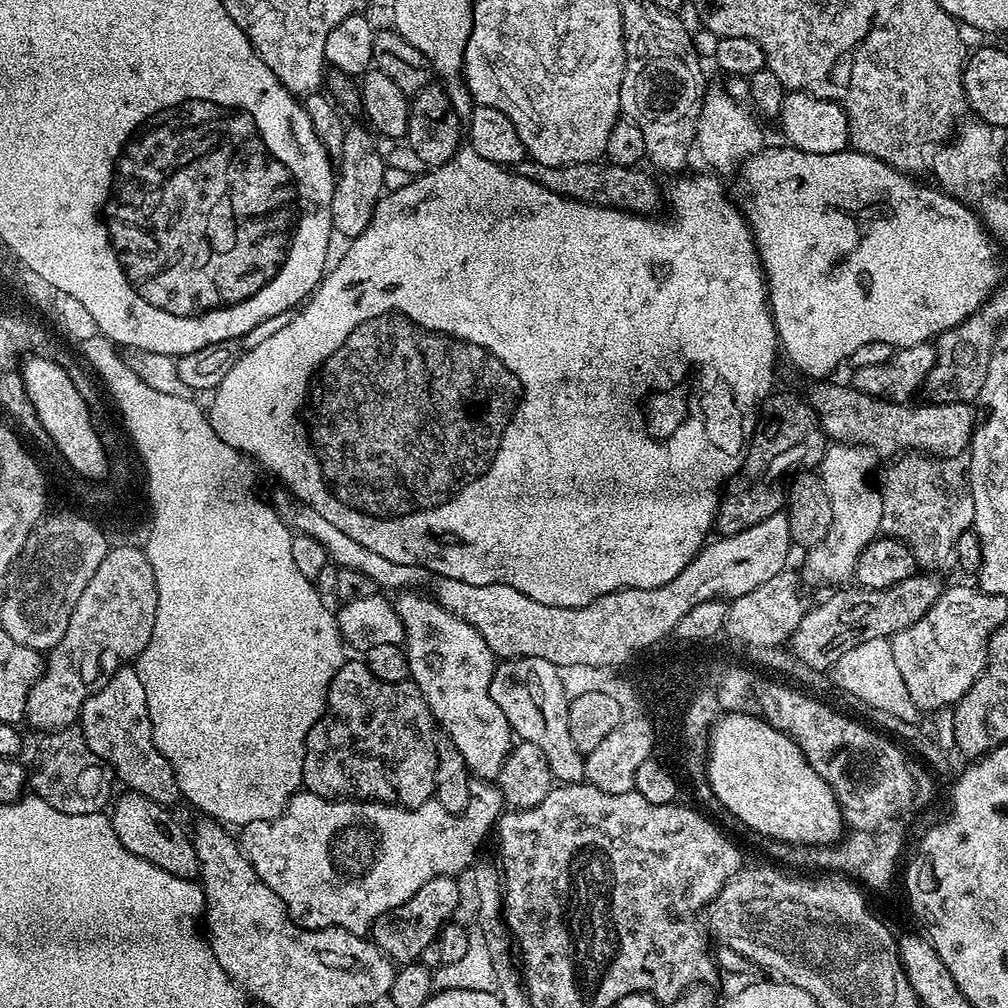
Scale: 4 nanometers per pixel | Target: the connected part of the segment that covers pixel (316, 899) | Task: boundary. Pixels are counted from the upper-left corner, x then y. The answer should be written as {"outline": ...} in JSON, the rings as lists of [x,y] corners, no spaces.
{"outline":[[[479,778],[470,782],[468,805],[459,814],[446,810],[434,798],[417,808],[406,808],[359,798],[329,798],[301,790],[291,796],[281,816],[243,825],[242,847],[258,878],[282,898],[292,921],[301,928],[341,928],[364,934],[382,914],[402,906],[430,878],[456,878],[463,868],[471,869],[480,843],[488,832],[490,836],[505,808],[499,787]]]}

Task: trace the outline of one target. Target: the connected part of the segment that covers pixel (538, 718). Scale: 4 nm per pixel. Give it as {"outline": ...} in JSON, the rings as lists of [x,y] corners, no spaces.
{"outline":[[[501,659],[496,665],[496,673],[490,686],[490,696],[498,702],[498,710],[506,714],[506,722],[514,729],[520,740],[529,740],[546,754],[550,762],[553,781],[560,784],[582,784],[584,778],[585,753],[574,746],[570,738],[568,721],[568,700],[560,684],[532,684],[536,680],[537,665],[531,660]]]}

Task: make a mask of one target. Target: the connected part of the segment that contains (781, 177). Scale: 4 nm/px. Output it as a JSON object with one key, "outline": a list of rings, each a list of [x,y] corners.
{"outline":[[[766,146],[740,165],[735,177],[734,200],[743,212],[744,219],[748,221],[748,227],[752,229],[756,251],[760,253],[760,267],[764,269],[768,285],[768,306],[772,309],[772,321],[776,323],[776,335],[782,345],[783,355],[784,352],[788,355],[789,362],[798,371],[805,372],[808,376],[820,376],[816,378],[831,377],[828,375],[840,363],[843,365],[854,350],[870,342],[886,342],[896,350],[929,343],[941,332],[961,324],[967,316],[973,316],[989,299],[990,293],[997,287],[996,275],[1000,272],[999,262],[992,260],[997,249],[984,225],[980,223],[979,216],[967,204],[939,187],[927,188],[924,184],[915,184],[911,175],[899,172],[878,158],[855,150],[834,154],[806,154],[791,146],[783,147]]]}

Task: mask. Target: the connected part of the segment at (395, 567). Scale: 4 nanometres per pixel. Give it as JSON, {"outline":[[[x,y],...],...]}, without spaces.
{"outline":[[[280,490],[276,500],[274,499],[274,507],[276,513],[284,519],[284,525],[293,533],[318,538],[318,542],[322,542],[322,546],[328,552],[329,561],[335,564],[337,569],[358,570],[358,574],[366,574],[366,578],[374,578],[377,589],[396,594],[401,590],[420,586],[424,576],[426,577],[425,569],[420,568],[417,564],[390,562],[390,558],[384,557],[383,554],[377,554],[375,550],[370,550],[370,546],[362,546],[362,542],[354,542],[354,538],[350,538],[350,534],[338,530],[338,526],[334,526],[334,522],[326,522],[326,518],[322,518],[322,514],[318,514],[318,510],[314,510],[309,504],[303,504],[287,490]]]}

